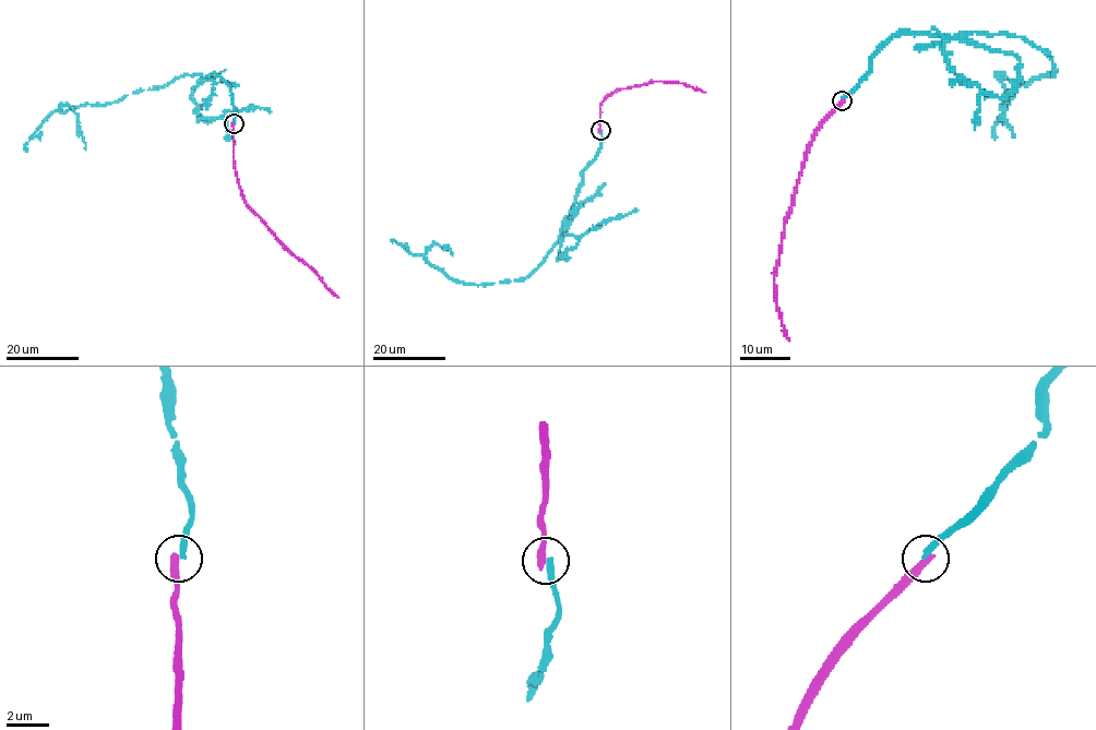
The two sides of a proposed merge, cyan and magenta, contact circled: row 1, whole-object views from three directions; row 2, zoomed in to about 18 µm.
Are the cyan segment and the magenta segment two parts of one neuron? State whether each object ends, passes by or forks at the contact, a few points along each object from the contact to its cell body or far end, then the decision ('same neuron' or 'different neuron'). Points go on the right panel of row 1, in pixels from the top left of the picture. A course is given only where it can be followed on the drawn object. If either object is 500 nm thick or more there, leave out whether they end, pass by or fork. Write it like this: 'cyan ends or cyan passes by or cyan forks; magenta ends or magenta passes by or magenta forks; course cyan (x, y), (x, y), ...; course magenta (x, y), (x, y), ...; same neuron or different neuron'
cyan ends; magenta ends; course cyan (842, 102), (901, 33), (1022, 36), (1049, 54), (1055, 73), (1026, 84), (998, 76), (1014, 136); course magenta (842, 102), (811, 143), (783, 229), (774, 288), (775, 307), (783, 332), (789, 339); different neuron

